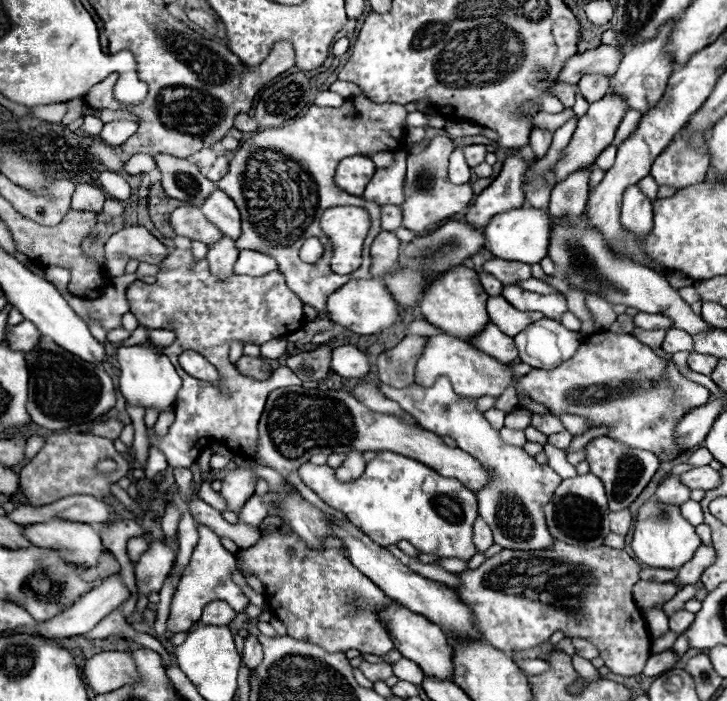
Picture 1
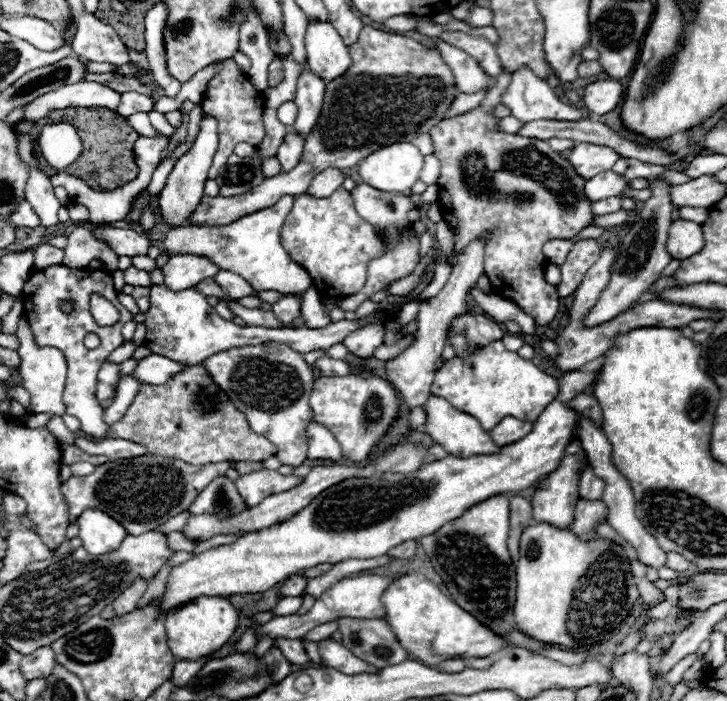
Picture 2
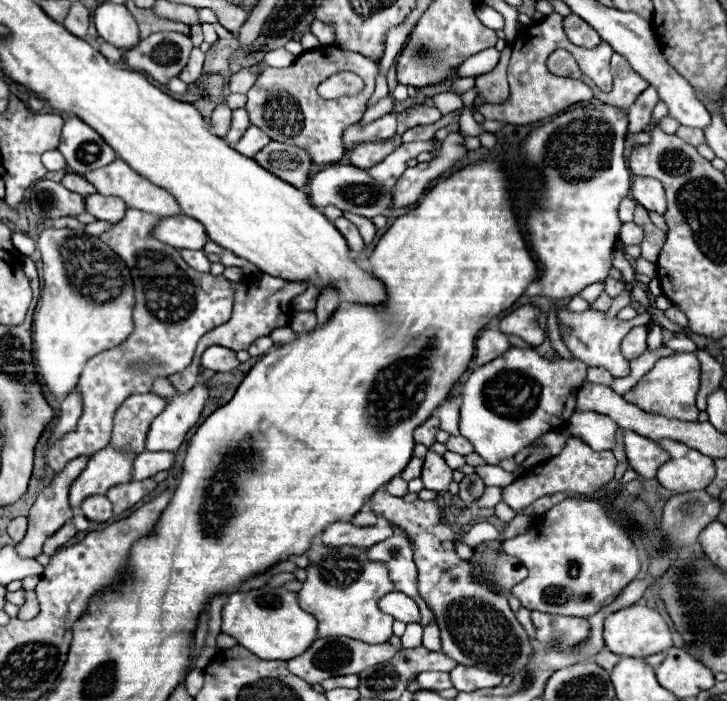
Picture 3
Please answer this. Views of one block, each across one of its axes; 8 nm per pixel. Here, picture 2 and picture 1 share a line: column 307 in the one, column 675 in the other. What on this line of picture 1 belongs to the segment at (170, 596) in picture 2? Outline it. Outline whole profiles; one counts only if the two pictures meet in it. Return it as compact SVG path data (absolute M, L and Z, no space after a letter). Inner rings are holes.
M650 500L640 508L636 516L636 524L634 524L632 548L642 564L652 566L652 568L676 570L684 562L692 560L698 546L700 546L700 538L696 536L694 526L682 518L678 506L666 506L656 500Z

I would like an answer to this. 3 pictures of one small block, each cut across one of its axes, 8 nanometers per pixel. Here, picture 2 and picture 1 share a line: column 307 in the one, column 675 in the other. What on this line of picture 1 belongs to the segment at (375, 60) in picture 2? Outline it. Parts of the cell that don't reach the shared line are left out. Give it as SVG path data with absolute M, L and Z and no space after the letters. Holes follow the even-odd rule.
M682 128L670 146L654 160L650 176L658 186L684 190L706 180L708 172L708 136L688 136Z

